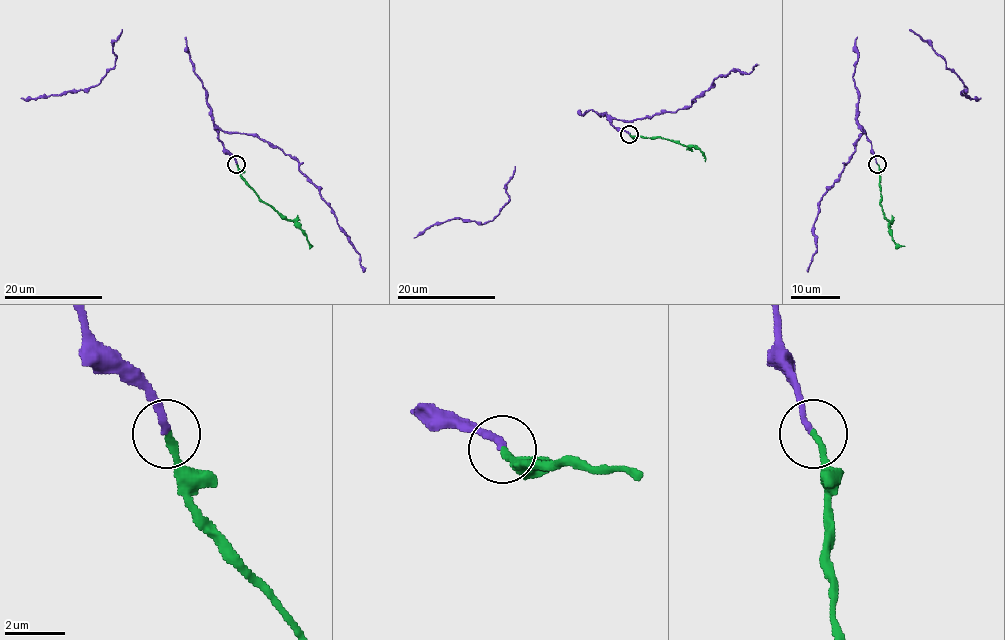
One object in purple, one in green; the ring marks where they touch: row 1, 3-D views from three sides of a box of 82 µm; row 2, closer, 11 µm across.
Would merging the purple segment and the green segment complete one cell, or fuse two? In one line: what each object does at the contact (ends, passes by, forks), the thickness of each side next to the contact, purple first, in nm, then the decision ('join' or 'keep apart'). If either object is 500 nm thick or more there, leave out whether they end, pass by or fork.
purple ends there; green ends there; 190 nm thick on the purple side, 220 nm on the other; join

